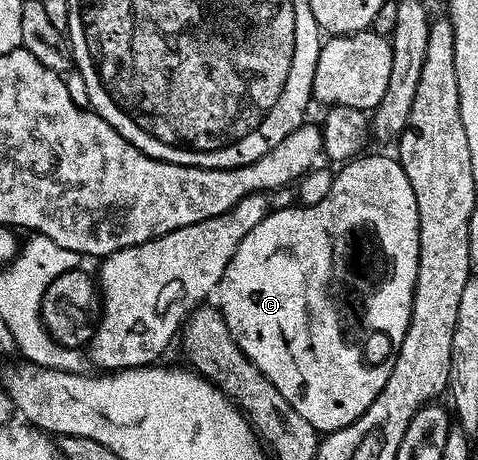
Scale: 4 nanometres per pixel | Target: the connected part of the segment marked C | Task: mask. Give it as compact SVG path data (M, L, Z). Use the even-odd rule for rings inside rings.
M382 155L374 159L370 167L375 175L354 175L351 179L338 179L330 187L330 192L319 203L311 207L286 207L283 211L271 210L255 228L252 228L240 241L235 255L228 261L228 269L221 283L216 288L217 306L222 312L224 321L240 349L276 385L280 397L288 401L316 429L327 432L344 429L359 419L372 405L372 397L378 396L379 386L386 382L383 371L361 371L358 367L345 367L338 363L326 351L317 351L310 347L310 339L306 335L306 322L302 319L302 275L306 275L306 267L310 267L310 259L314 255L322 255L331 250L330 235L342 235L345 231L354 231L357 227L371 227L378 238L377 246L388 254L394 255L396 270L394 279L386 279L386 287L382 287L382 295L374 299L374 327L382 327L390 331L394 339L403 341L408 325L411 324L414 308L414 291L416 277L419 276L419 210L416 204L416 193L412 193L412 181L408 181L408 173L404 173L397 158Z

